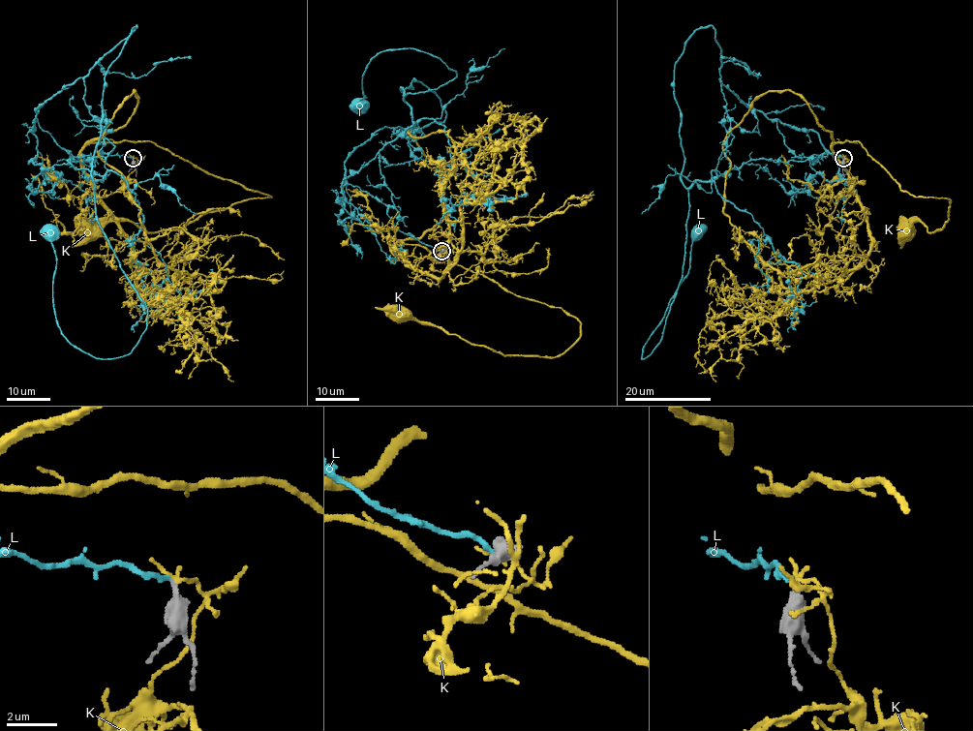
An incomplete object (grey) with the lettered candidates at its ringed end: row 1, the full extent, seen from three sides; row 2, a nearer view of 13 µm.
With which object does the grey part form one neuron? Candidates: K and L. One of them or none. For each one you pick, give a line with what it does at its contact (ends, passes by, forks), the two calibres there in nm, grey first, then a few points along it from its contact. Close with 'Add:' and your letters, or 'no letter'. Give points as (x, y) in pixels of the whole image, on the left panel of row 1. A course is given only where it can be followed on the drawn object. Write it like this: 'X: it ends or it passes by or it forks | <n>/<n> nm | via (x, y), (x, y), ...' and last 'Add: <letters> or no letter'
L: it ends | 340/190 nm | via (133, 158), (76, 158), (35, 111), (81, 77), (96, 217), (147, 313), (126, 355), (63, 335), (48, 231)
Add: L

